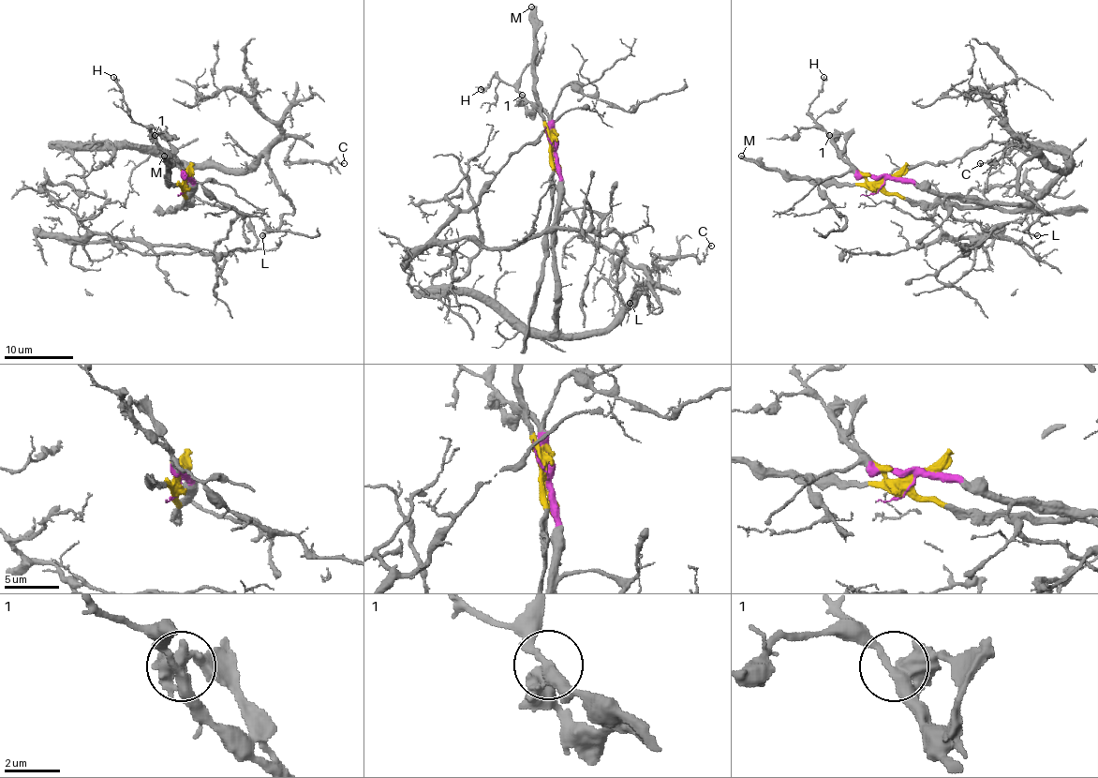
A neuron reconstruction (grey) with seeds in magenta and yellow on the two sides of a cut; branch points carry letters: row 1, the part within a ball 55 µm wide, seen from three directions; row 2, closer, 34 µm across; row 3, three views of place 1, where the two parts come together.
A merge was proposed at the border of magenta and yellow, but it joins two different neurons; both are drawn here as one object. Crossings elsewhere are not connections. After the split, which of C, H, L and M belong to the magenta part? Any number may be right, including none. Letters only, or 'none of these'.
C, H, L

